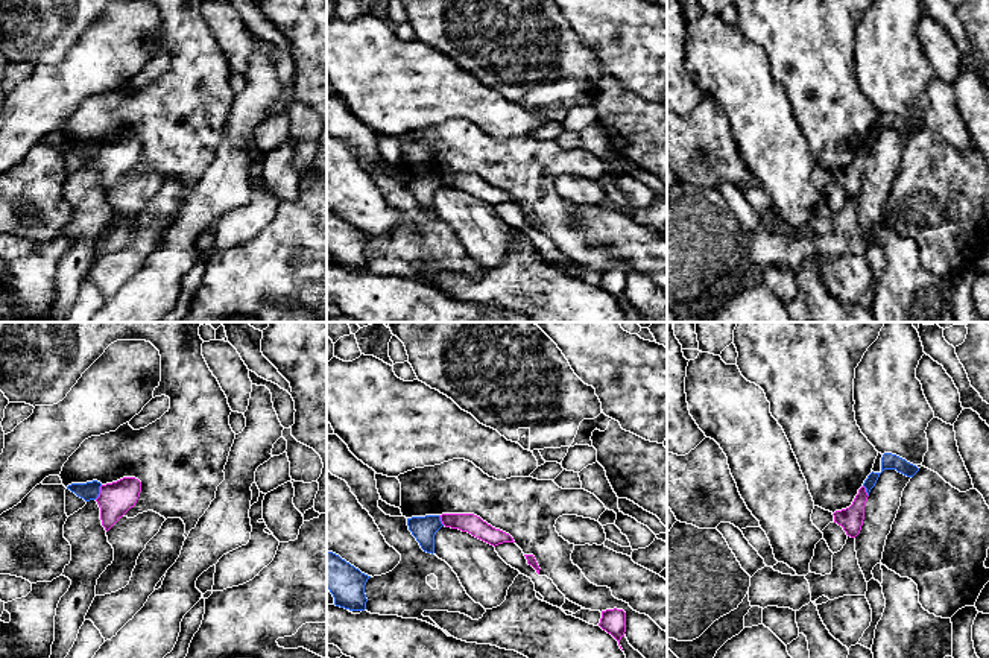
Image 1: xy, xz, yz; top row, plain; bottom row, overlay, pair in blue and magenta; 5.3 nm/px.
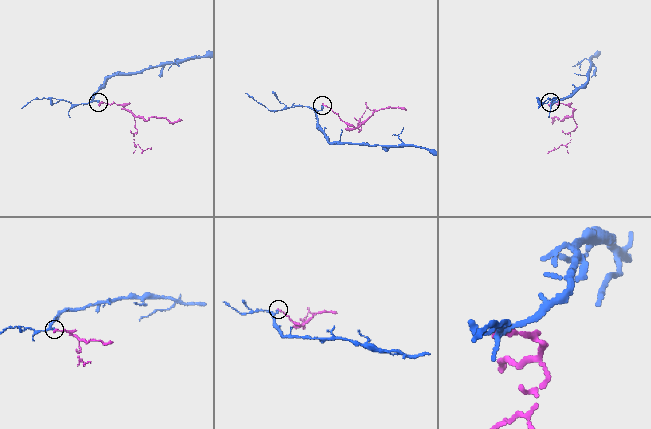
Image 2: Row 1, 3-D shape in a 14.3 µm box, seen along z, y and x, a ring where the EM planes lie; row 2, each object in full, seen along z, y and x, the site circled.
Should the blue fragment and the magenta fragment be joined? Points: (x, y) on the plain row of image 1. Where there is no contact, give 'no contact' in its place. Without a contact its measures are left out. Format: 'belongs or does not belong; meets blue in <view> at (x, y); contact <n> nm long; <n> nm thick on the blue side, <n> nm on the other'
does not belong; meets blue in xy at (99, 152); contact 90 nm long; 100 nm thick on the blue side, 180 nm on the other

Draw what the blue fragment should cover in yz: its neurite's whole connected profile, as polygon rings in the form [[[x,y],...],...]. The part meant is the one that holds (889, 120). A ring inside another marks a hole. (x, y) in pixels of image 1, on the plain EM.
[[[884,112],[881,117],[881,132],[884,129],[896,129],[907,137],[913,137],[919,131],[916,125],[892,112]]]

